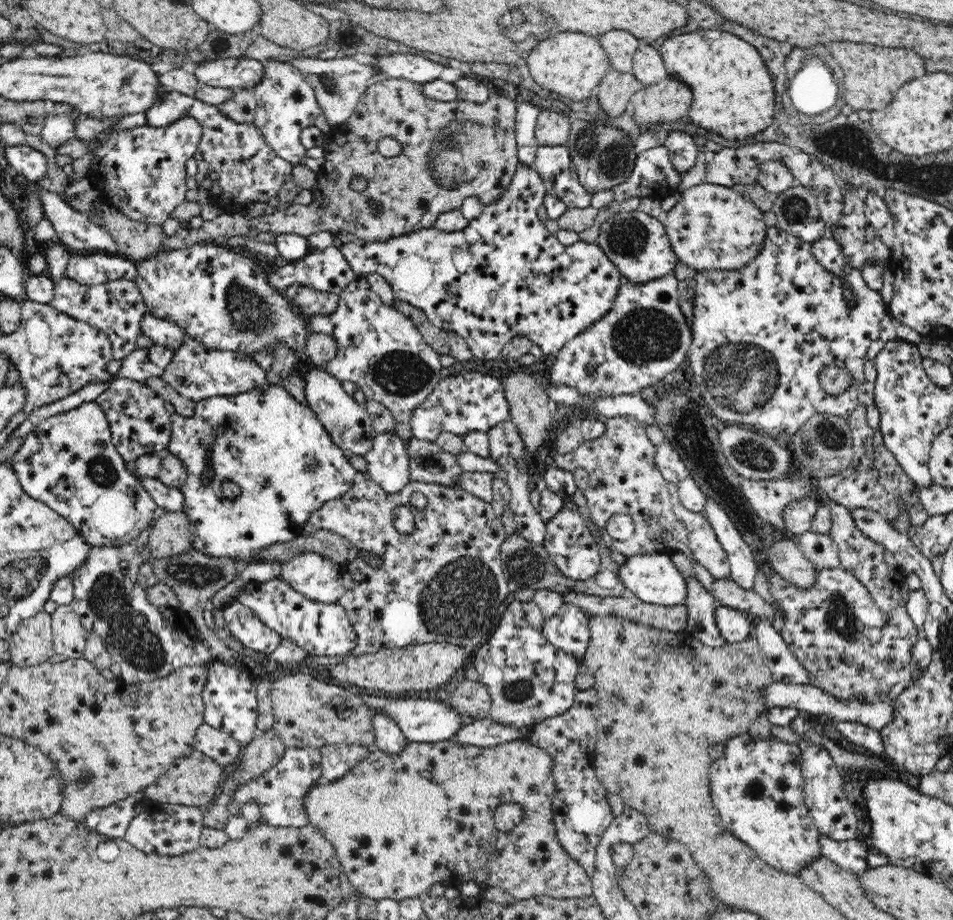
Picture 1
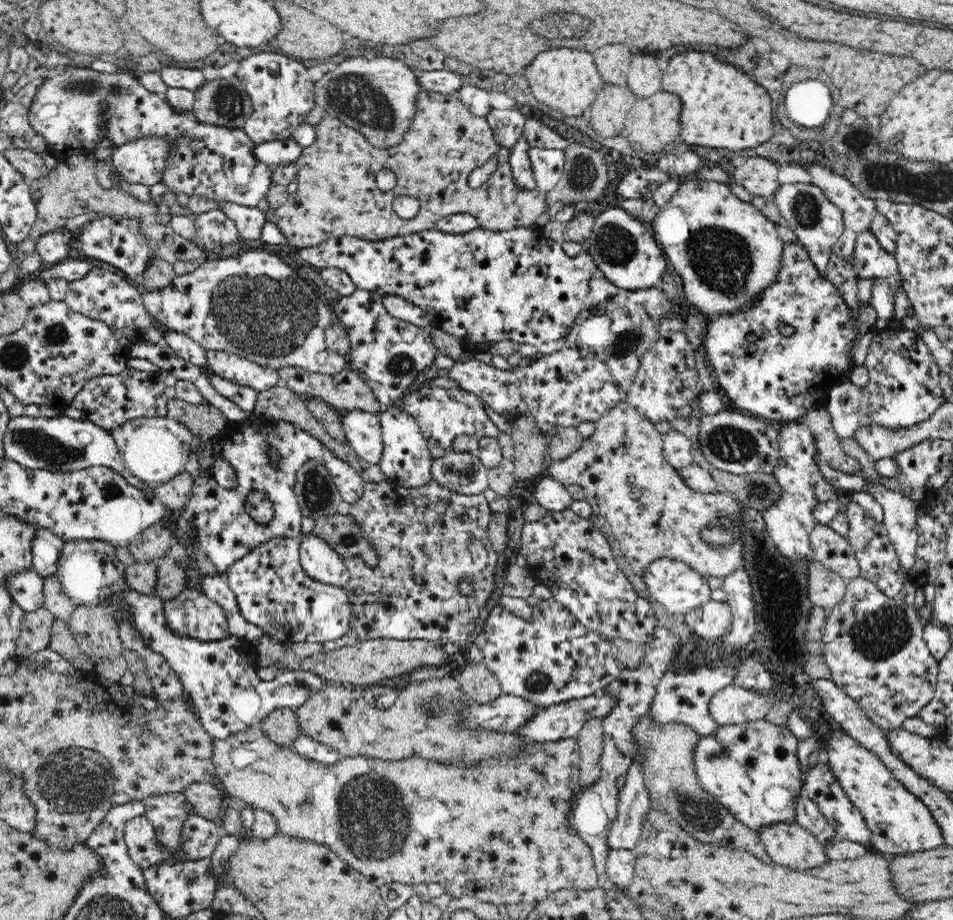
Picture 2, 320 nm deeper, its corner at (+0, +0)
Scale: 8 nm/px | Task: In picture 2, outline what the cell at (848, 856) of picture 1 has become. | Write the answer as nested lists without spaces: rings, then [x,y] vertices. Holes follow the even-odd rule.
[[[801,792],[795,803],[796,822],[822,843],[836,840],[837,833],[812,799]]]

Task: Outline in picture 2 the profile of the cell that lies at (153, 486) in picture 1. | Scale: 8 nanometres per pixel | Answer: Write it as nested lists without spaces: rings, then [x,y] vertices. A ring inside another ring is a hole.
[[[60,413],[52,418],[42,416],[28,416],[18,414],[8,418],[9,422],[2,439],[5,458],[13,460],[32,470],[47,470],[50,472],[76,472],[93,466],[103,466],[115,470],[122,475],[132,486],[151,492],[152,488],[136,478],[126,468],[116,441],[108,431],[91,421],[82,418],[70,418]]]

